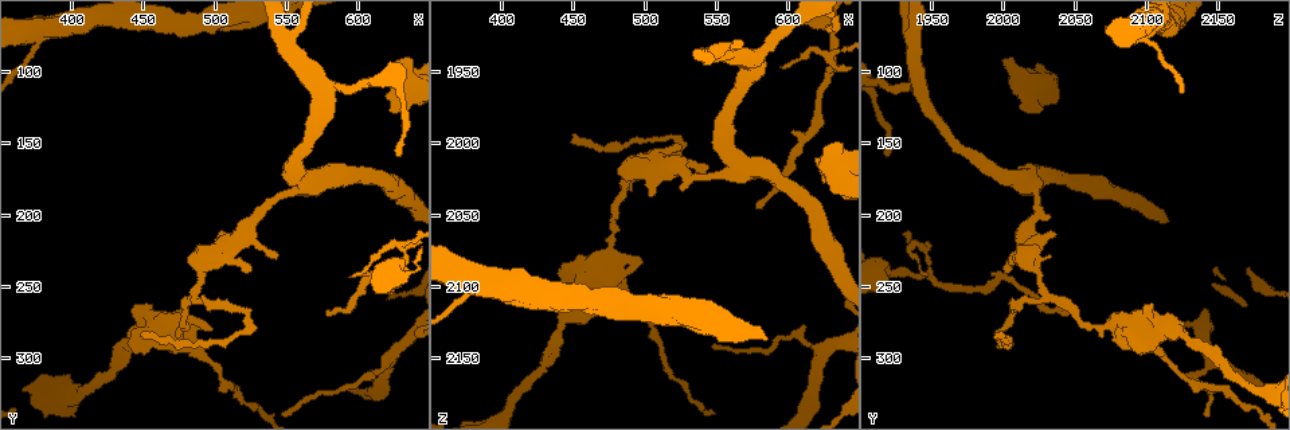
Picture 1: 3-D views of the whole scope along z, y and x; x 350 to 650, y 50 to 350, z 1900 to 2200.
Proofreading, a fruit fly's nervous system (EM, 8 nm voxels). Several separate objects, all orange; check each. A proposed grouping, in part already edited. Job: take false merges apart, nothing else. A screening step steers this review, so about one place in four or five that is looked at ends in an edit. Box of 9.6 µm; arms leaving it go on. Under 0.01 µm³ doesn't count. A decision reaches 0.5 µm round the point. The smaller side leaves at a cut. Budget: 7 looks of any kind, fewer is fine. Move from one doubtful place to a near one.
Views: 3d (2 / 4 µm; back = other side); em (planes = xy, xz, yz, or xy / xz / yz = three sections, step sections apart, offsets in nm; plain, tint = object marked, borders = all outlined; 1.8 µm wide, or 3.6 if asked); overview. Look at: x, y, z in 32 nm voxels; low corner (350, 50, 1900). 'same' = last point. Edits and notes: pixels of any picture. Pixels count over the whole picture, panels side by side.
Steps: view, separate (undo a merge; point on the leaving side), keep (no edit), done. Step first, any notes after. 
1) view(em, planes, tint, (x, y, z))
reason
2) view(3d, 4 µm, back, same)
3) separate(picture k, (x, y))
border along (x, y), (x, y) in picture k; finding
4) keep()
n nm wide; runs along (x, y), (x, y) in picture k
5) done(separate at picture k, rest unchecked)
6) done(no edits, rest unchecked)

view(em, xy, step 4, borders, (626, 220, 1938))
abrupt turn

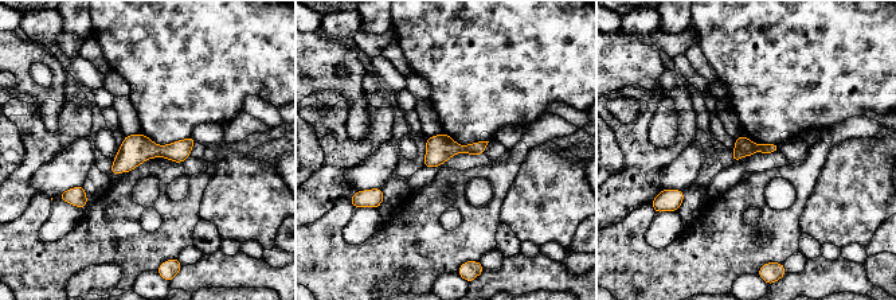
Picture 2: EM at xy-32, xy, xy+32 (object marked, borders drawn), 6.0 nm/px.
separate(picture 2, (743, 145))
the part that leaves runs along (190, 141), (135, 151), (114, 170) in picture 2; two cells meet here

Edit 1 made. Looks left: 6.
view(overview)

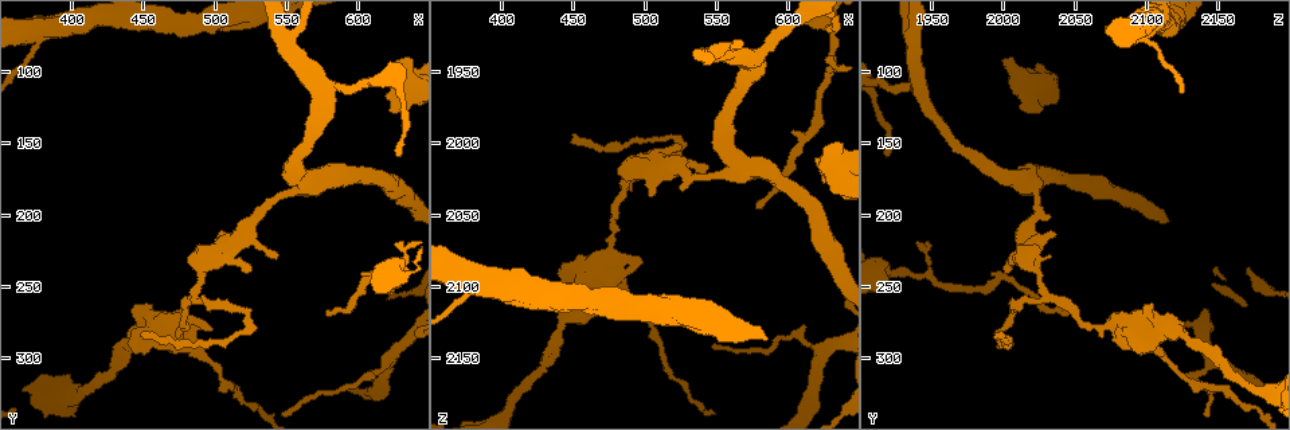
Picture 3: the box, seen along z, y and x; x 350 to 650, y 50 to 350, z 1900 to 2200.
view(3d, 4 µm, (472, 276, 2084))
abrupt turn

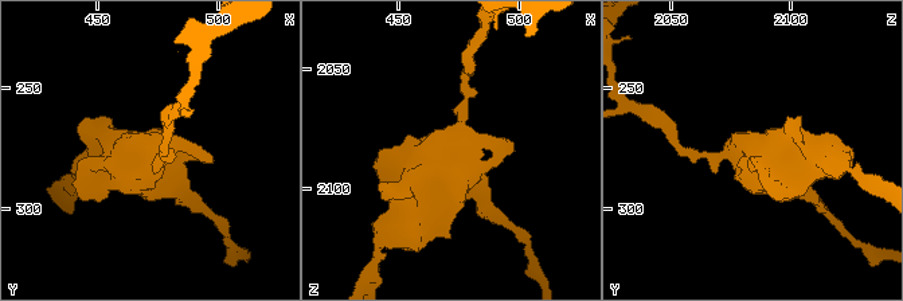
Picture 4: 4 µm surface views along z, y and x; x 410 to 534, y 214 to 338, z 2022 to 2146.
view(em, 3.6 µm, planes, tint, (472, 275, 2084))
need the tissue

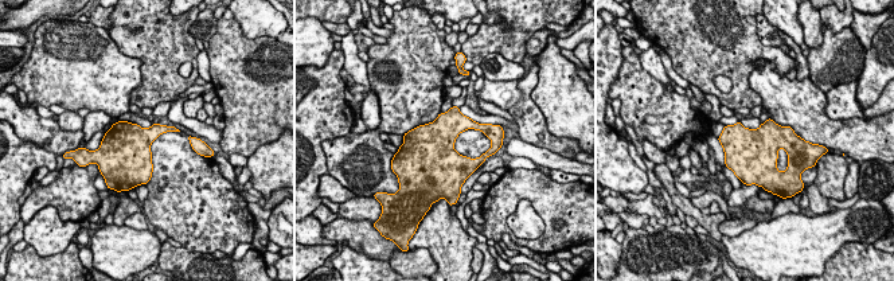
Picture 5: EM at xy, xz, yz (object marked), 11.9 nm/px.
keep()
440 nm wide; continuous, no second cell

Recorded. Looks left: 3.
view(3d, 2 µm, (486, 256, 2028))
arms part here

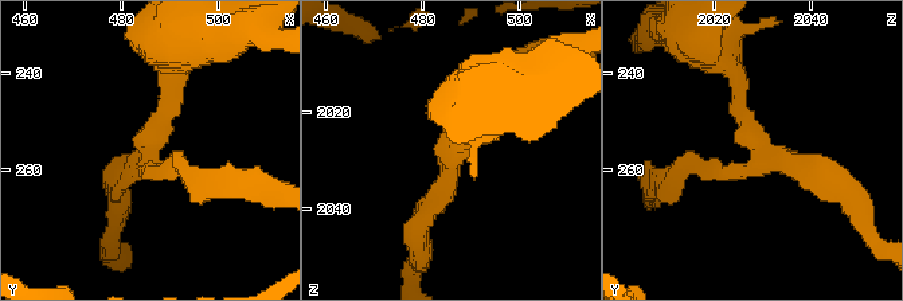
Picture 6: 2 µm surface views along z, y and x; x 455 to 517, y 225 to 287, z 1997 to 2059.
view(em, 3.6 µm, planes, tint, (486, 256, 2030))
3 arms

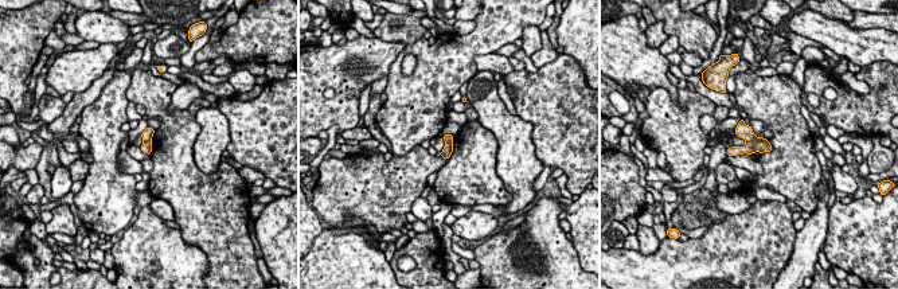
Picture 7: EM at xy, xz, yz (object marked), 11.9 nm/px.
separate(picture 7, (742, 131))
border along (756, 137), (746, 143) in picture 7; two cells meet here

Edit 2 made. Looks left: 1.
done(separate at picture 2, separate at picture 7, rest unchecked)

